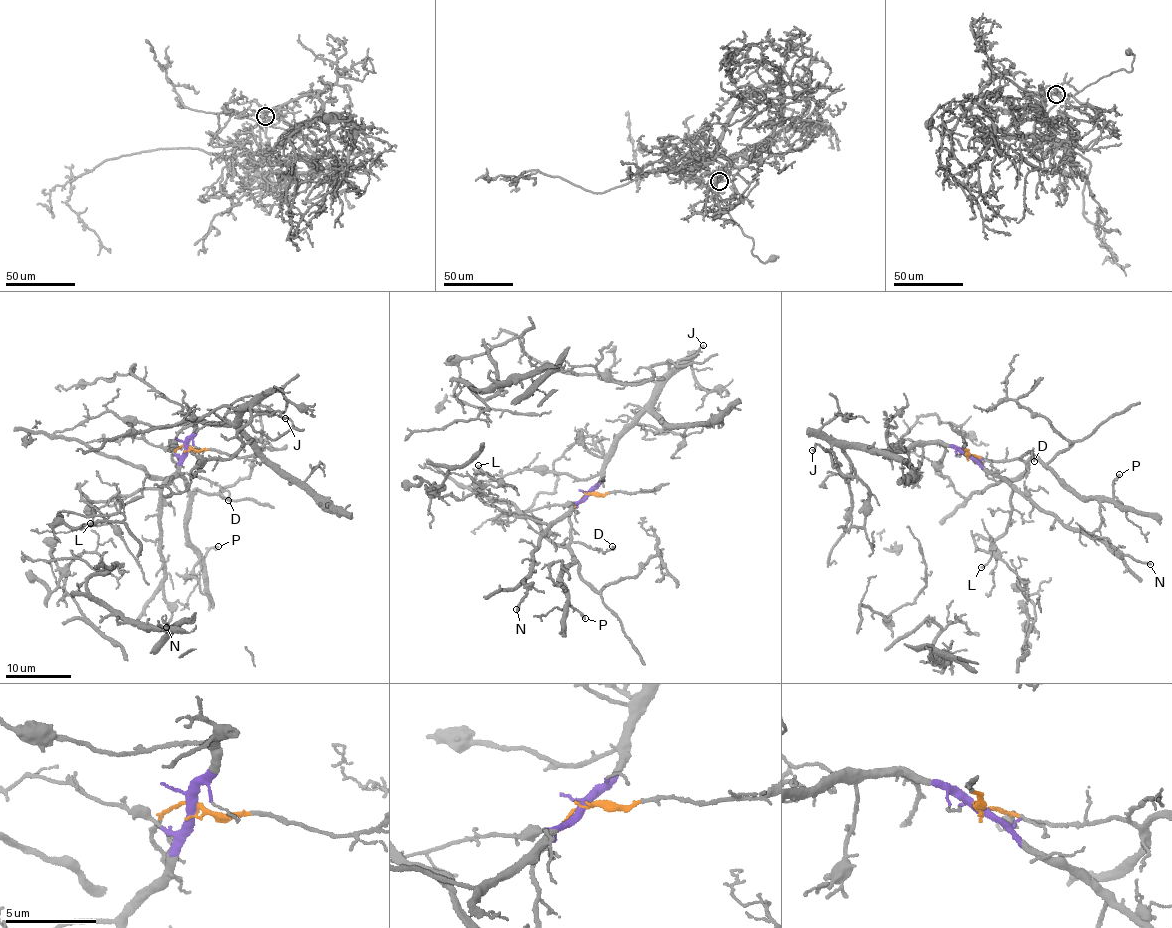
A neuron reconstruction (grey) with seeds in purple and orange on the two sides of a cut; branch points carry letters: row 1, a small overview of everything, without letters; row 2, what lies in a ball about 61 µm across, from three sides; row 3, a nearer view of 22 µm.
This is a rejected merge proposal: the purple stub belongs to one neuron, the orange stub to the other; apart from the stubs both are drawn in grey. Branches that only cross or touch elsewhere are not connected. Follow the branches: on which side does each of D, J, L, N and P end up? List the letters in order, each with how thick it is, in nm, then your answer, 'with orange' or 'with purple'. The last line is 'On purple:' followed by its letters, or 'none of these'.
D: 100 nm | with orange
J: 130 nm | with purple
L: 130 nm | with purple
N: 200 nm | with purple
P: 170 nm | with orange
On purple: J, L, N

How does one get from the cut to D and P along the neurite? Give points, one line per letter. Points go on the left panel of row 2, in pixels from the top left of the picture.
D: (187, 447), (176, 449), (172, 458), (178, 470), (182, 474), (201, 476), (218, 484), (229, 493), (228, 500)
P: (187, 447), (176, 449), (172, 458), (188, 493), (188, 538), (204, 561), (209, 549), (218, 546)

